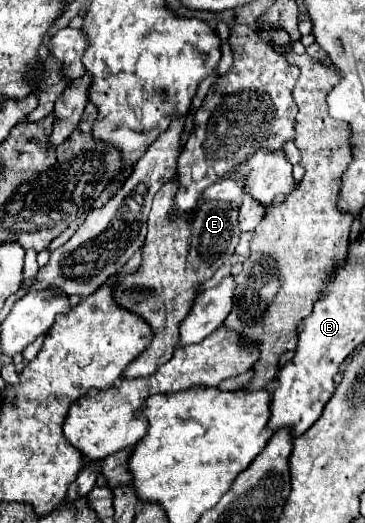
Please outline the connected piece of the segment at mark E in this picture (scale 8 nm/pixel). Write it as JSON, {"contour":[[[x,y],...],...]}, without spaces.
{"contour":[[[170,180],[154,196],[142,264],[138,270],[126,274],[114,290],[116,302],[142,316],[154,332],[152,344],[128,364],[124,378],[150,376],[160,364],[172,358],[178,348],[178,322],[182,322],[190,312],[198,286],[214,276],[214,272],[234,254],[234,248],[240,242],[238,204],[228,200],[206,200],[194,212],[188,210],[186,214],[174,214],[174,190],[178,190],[178,182]]]}

